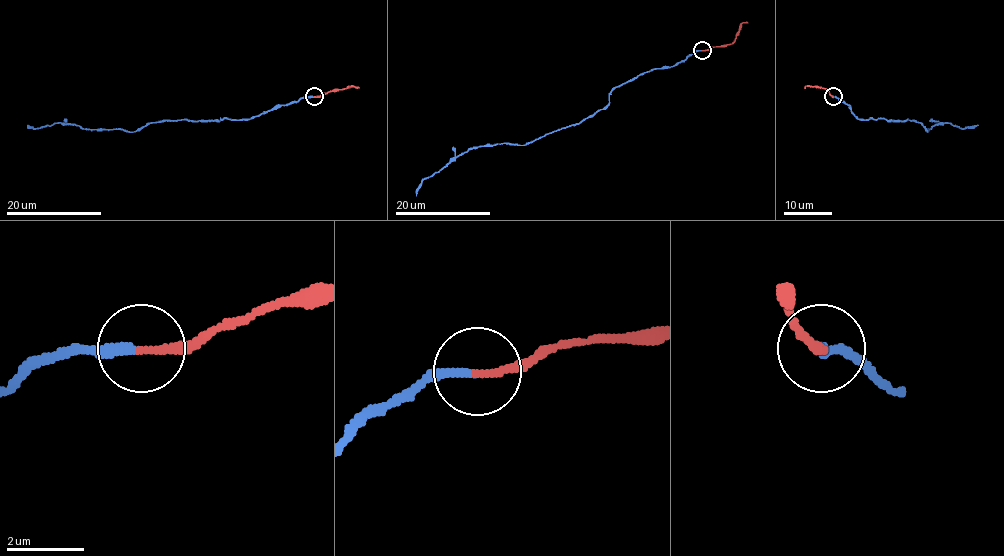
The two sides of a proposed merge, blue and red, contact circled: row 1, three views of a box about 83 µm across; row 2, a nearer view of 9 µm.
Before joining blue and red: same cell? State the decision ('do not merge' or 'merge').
merge

